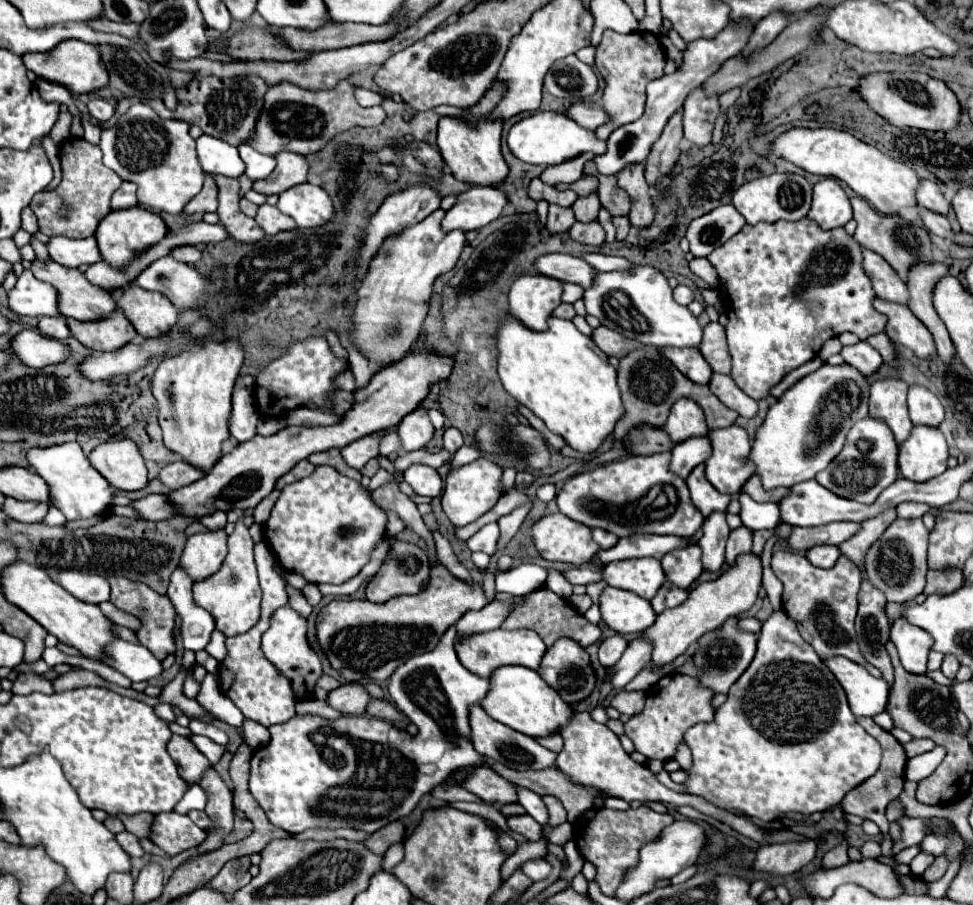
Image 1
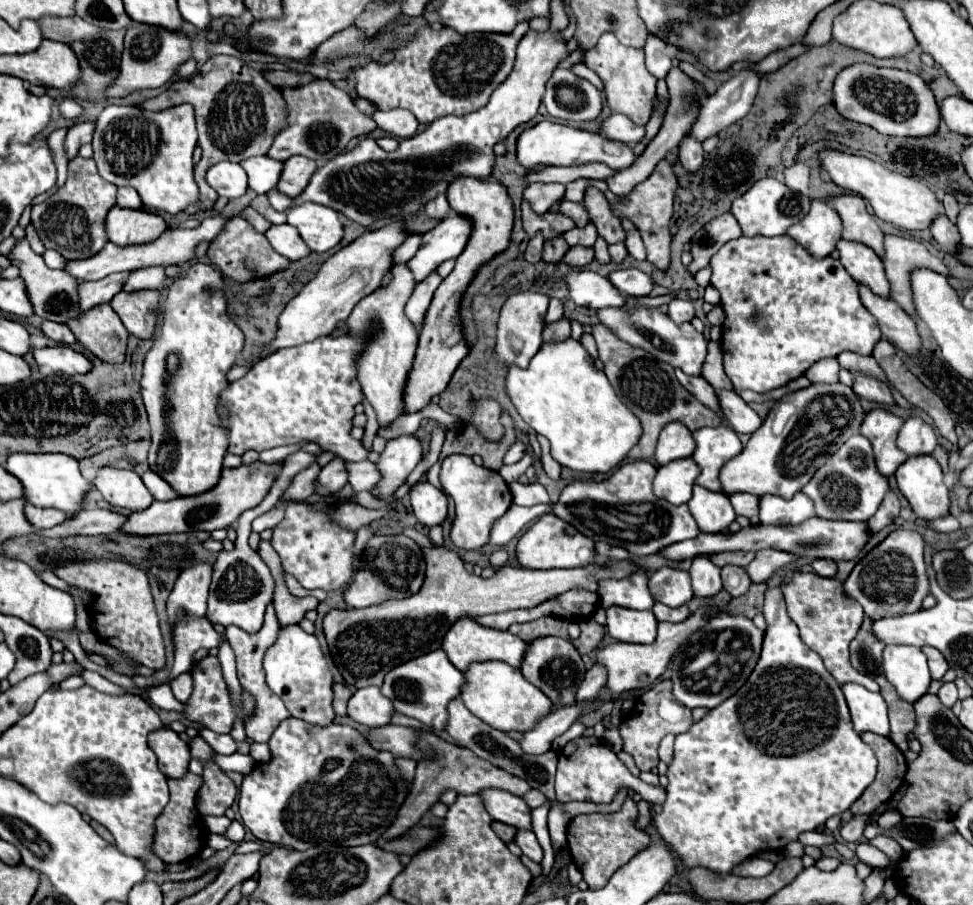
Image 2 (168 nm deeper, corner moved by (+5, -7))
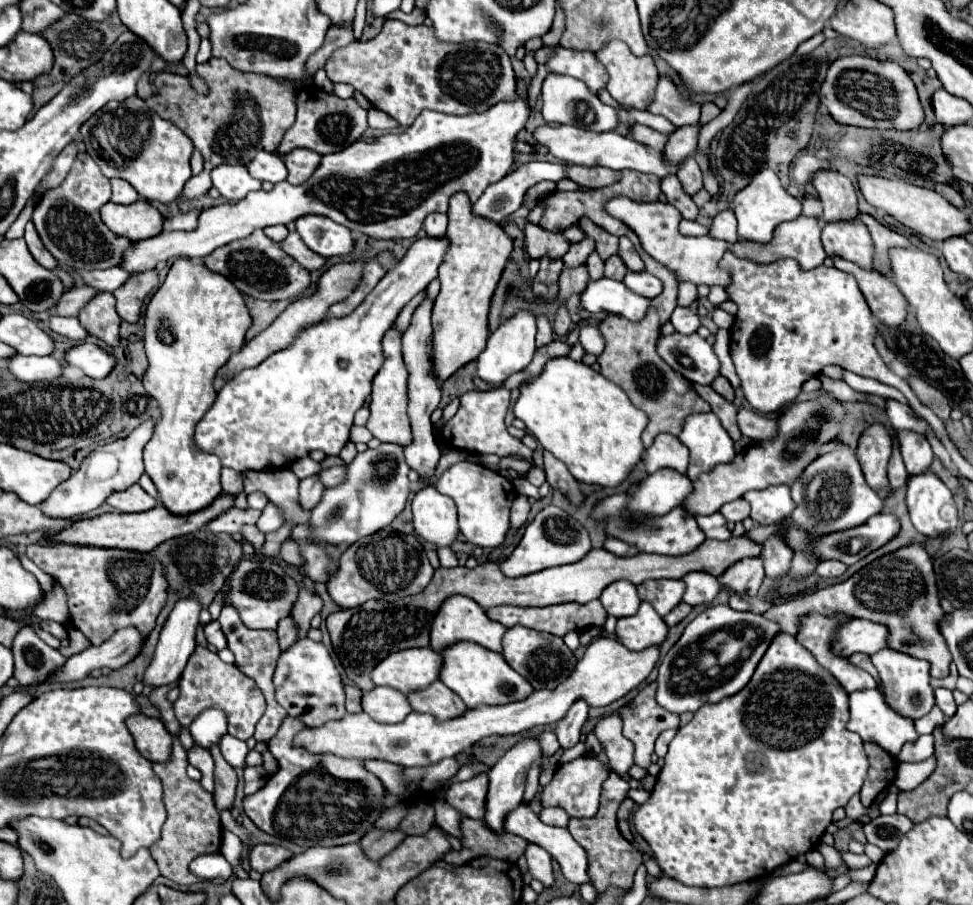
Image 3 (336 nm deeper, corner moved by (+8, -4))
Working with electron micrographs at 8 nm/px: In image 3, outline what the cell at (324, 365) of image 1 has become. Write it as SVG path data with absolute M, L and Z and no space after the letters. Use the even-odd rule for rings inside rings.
M421 237L415 239L405 257L387 271L387 275L377 283L377 287L365 297L365 301L343 319L325 319L319 325L303 331L287 349L269 355L261 365L245 369L235 375L217 393L215 403L203 415L201 423L195 427L195 443L207 453L215 453L225 467L235 471L263 467L287 467L295 459L305 457L313 449L321 449L327 455L339 455L339 451L349 441L349 431L353 427L355 411L365 403L371 393L371 379L383 363L383 335L395 323L399 311L421 293L431 279L437 277L437 269L447 255L449 239Z

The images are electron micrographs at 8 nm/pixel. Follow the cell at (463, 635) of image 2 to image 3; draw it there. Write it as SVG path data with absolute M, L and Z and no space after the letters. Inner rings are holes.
M455 595L455 597L449 597L437 611L435 619L433 619L433 625L431 625L431 647L435 651L445 651L447 647L459 643L459 641L471 641L471 643L477 643L489 651L495 651L495 653L501 653L503 651L503 635L505 635L505 627L497 621L491 621L487 615L485 615L485 609L481 609L475 601L471 601L469 597L463 597L463 595Z

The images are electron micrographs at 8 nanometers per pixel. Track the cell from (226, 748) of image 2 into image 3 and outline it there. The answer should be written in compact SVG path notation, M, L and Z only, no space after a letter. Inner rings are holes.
M227 733L227 735L223 735L223 741L219 741L219 749L229 765L241 767L241 769L245 767L245 755L249 751L245 741L239 741Z

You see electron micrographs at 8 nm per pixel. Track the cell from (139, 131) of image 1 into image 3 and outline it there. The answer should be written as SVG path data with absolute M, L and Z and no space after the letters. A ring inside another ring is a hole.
M139 97L111 101L91 115L81 125L81 141L105 177L129 181L145 201L173 203L191 177L191 139L173 123L167 123L167 119L155 115Z

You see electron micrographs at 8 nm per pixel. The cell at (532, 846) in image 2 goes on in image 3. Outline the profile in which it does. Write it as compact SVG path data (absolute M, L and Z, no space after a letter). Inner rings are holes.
M529 843L525 849L525 857L529 863L529 873L533 875L533 879L539 879L543 885L551 885L553 883L553 871L551 871L551 855L547 851L543 851L543 847Z

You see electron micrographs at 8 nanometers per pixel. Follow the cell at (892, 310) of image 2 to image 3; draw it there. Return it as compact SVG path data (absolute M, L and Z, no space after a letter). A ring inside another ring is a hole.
M833 257L835 267L853 275L859 283L859 289L871 309L871 313L887 327L899 327L907 319L907 301L897 285L877 271L865 271L851 261Z

